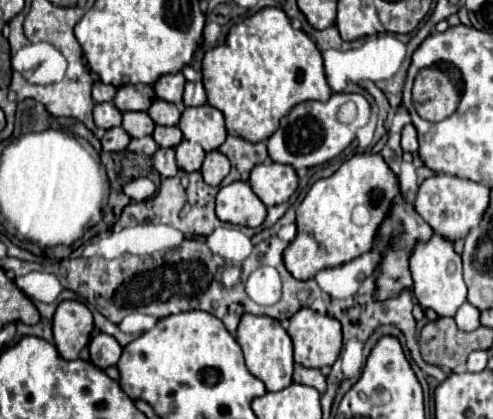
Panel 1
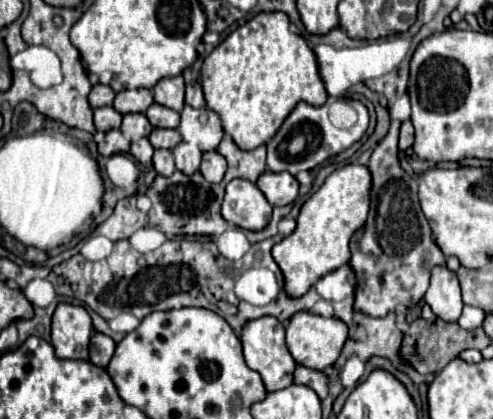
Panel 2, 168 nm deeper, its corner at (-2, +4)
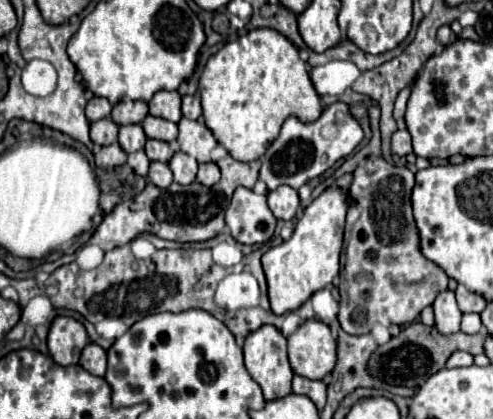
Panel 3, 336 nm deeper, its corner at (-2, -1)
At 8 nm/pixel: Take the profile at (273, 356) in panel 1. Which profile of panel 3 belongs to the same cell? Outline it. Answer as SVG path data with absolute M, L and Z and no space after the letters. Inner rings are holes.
M263 325L257 331L253 331L251 335L247 335L245 345L243 345L243 355L245 355L247 371L259 383L267 401L281 399L291 393L293 369L287 359L287 339L281 335L281 331L275 325Z

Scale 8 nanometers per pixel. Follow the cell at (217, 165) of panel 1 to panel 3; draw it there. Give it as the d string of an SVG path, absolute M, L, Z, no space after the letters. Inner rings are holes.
M201 163L199 165L199 173L197 173L197 181L205 187L215 185L221 179L221 171L217 167L217 163Z

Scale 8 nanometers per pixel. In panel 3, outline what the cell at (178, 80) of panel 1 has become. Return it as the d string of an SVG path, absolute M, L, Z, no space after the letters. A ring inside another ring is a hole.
M159 91L159 93L155 93L153 99L149 101L149 115L163 117L163 119L177 123L183 117L179 91Z

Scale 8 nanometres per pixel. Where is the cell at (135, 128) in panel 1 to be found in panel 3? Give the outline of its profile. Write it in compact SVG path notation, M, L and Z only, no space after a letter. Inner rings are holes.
M121 125L119 127L119 145L123 147L123 151L133 153L145 147L147 135L143 131L141 125Z

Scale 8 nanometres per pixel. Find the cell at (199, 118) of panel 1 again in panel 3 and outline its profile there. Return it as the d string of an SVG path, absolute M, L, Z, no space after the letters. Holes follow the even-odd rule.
M183 117L179 121L179 137L177 143L183 153L195 157L199 163L211 161L211 151L217 147L217 141L213 133L207 129L207 125L201 119L187 119Z

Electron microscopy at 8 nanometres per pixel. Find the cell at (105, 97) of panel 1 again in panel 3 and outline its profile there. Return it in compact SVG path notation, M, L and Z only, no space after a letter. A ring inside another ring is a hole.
M93 97L85 109L85 115L89 121L99 121L103 117L109 117L109 113L111 113L111 103L103 97Z

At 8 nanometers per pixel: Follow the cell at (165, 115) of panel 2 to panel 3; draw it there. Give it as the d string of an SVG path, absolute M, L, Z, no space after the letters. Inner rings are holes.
M147 115L141 125L143 125L145 135L149 139L159 139L159 141L167 141L167 143L171 143L173 139L177 139L177 125L171 123L171 121L167 121L167 119Z

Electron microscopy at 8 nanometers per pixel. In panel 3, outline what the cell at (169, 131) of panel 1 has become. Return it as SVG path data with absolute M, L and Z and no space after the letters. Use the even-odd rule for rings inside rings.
M149 139L145 145L145 153L151 161L169 161L173 157L173 149L169 147L169 143L165 141L157 141L157 139Z

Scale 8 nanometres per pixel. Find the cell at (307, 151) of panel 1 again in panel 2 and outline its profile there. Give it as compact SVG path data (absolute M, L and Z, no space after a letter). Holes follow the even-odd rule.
M327 100L327 104L323 104L323 106L311 106L311 104L299 102L293 108L293 112L285 118L283 126L279 128L279 132L267 142L267 168L271 172L289 172L289 174L297 176L299 172L319 166L327 158L337 156L339 152L347 150L351 144L361 140L361 136L367 130L367 124L369 124L367 108L355 100L355 110L359 114L359 120L349 130L341 130L341 128L335 128L327 116L329 102L331 100Z

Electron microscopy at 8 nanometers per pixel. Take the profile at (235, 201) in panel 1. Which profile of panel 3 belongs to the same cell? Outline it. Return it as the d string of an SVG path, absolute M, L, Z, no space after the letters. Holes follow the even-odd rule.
M237 187L225 213L231 235L245 245L267 243L275 231L275 215L267 207L267 197L251 189Z

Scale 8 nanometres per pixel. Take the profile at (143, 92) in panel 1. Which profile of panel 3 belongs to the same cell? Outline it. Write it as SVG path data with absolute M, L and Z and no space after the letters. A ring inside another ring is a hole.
M119 101L113 105L111 119L117 125L127 125L127 123L141 123L147 117L147 103L145 101Z

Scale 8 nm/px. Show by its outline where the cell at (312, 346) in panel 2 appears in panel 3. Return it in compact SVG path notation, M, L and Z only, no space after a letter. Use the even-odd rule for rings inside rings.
M305 321L289 335L289 361L297 375L307 379L323 379L335 367L335 337L331 329L317 321Z

